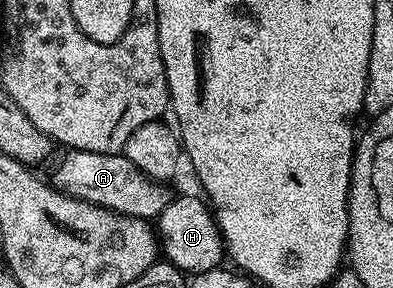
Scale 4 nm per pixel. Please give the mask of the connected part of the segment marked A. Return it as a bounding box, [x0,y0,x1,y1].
[50,150,171,220]

